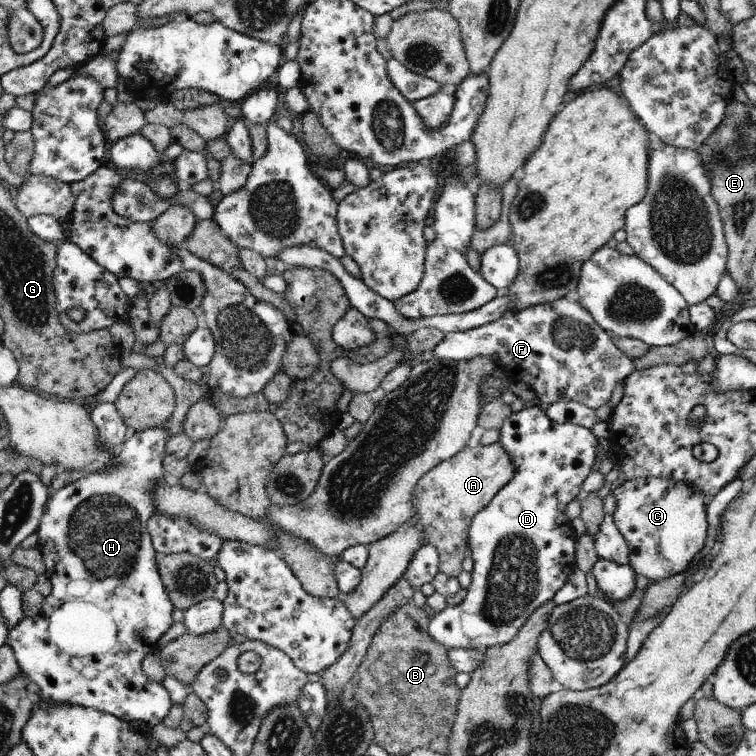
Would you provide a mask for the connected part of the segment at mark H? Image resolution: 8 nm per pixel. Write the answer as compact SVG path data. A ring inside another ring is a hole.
M163 426L146 429L145 431L136 431L135 434L120 446L118 454L115 456L115 463L109 469L101 473L92 473L82 477L81 479L70 483L63 487L59 492L52 493L46 503L42 518L39 522L37 530L40 542L38 547L41 550L41 555L45 564L46 572L51 584L52 591L43 602L42 610L33 617L26 617L9 630L8 643L15 652L16 660L21 668L21 673L26 676L28 681L34 681L40 687L40 691L34 695L34 705L44 701L45 703L68 703L83 707L92 707L102 712L107 712L117 716L119 719L132 722L139 720L148 725L155 725L162 722L162 719L170 712L173 701L165 686L160 683L148 680L147 674L142 670L141 664L147 654L152 653L152 646L144 642L144 638L140 636L140 632L136 628L146 628L154 622L148 622L148 618L160 618L158 628L164 626L170 628L172 624L172 598L169 596L168 589L161 579L161 574L158 574L159 568L156 568L157 554L152 550L152 542L150 542L150 533L148 529L149 518L156 512L156 492L157 488L164 484L164 480L171 479L166 475L162 458L165 455L165 444L168 442L167 428Z

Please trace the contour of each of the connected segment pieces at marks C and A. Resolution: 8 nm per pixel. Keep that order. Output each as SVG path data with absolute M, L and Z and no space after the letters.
M662 477L648 479L624 480L611 492L615 498L615 509L612 514L614 522L622 536L628 543L629 565L636 574L648 578L655 583L678 573L684 572L693 562L694 557L705 547L708 537L708 522L706 521L706 508L709 499L702 491L691 487L687 482L664 479Z
M497 441L490 445L478 445L474 448L464 447L458 454L443 460L432 470L429 470L421 479L418 479L413 492L413 507L415 524L423 529L423 542L437 548L439 554L439 570L446 576L460 576L462 562L469 555L468 529L474 516L478 514L496 493L514 476L514 465L508 452Z

